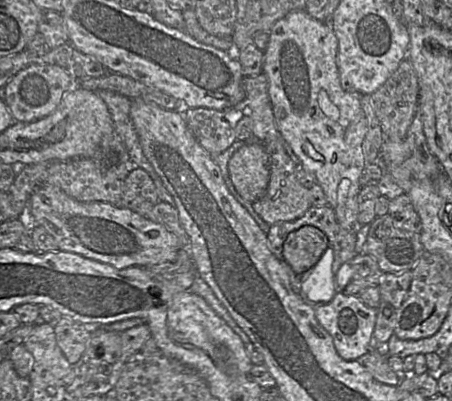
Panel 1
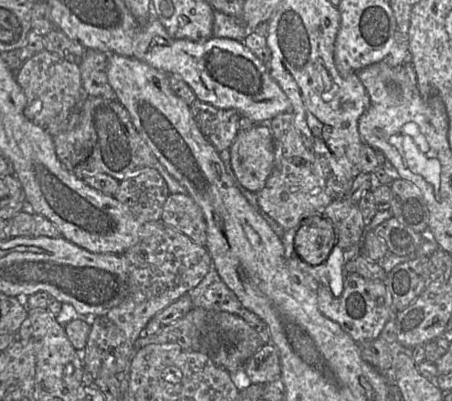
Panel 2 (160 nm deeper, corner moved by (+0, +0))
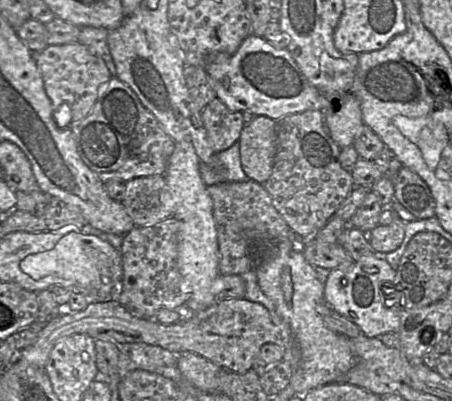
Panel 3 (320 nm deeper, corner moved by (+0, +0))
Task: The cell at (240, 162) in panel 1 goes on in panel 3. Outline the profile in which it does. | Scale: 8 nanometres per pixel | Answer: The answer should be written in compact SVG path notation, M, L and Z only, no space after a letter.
M256 115L238 140L240 160L248 179L264 183L271 175L277 150L276 121Z

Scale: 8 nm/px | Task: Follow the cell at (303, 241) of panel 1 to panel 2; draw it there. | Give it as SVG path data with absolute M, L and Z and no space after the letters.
M320 215L305 218L294 237L298 257L309 266L324 263L335 244L334 227L330 219Z

